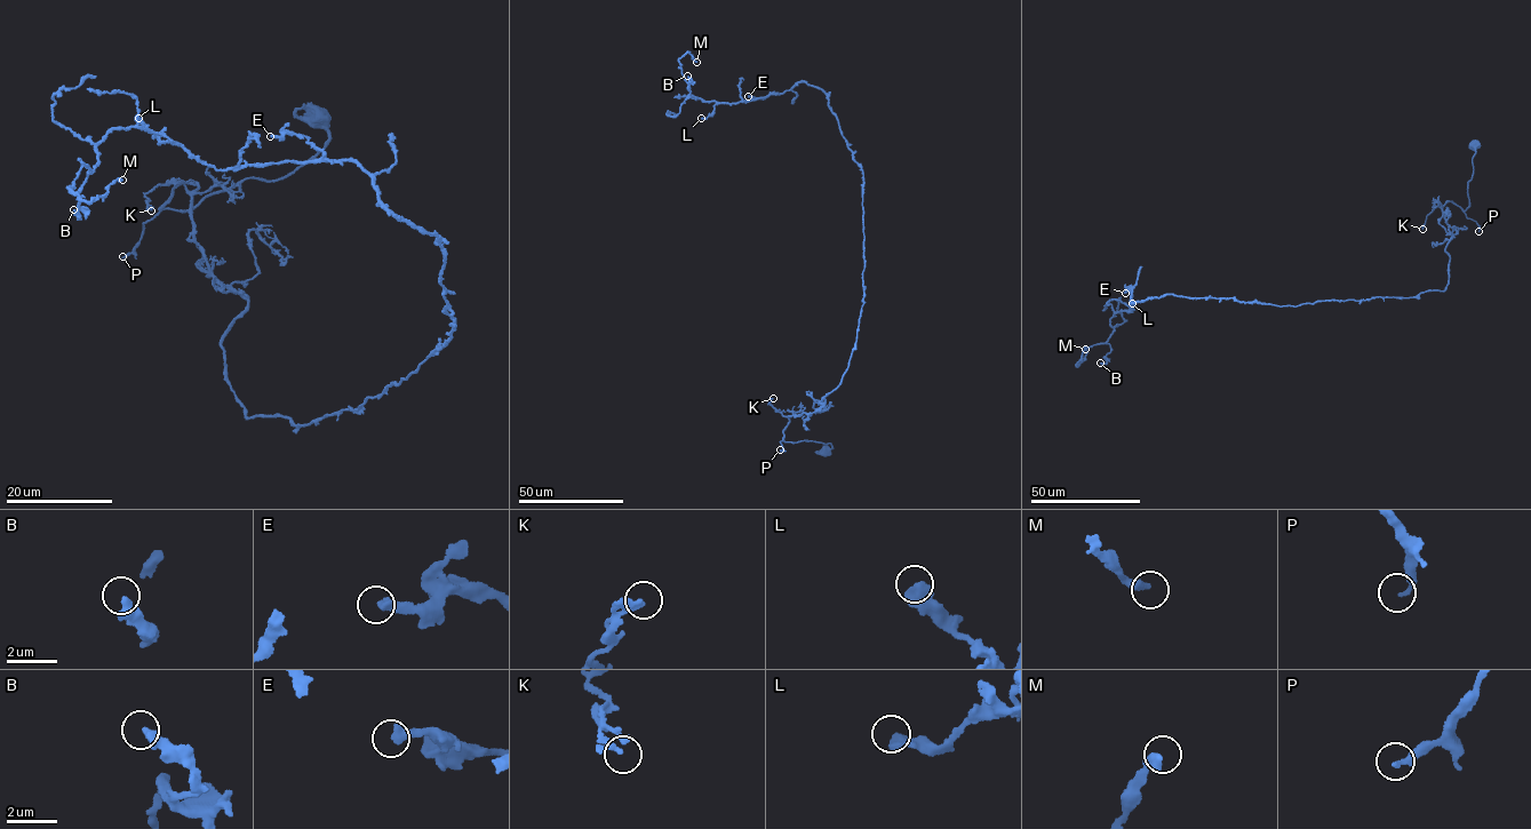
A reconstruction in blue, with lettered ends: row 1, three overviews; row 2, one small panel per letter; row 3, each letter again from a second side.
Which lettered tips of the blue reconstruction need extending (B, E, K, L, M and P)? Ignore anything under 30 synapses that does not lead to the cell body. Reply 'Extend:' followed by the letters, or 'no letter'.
Extend: no letter

